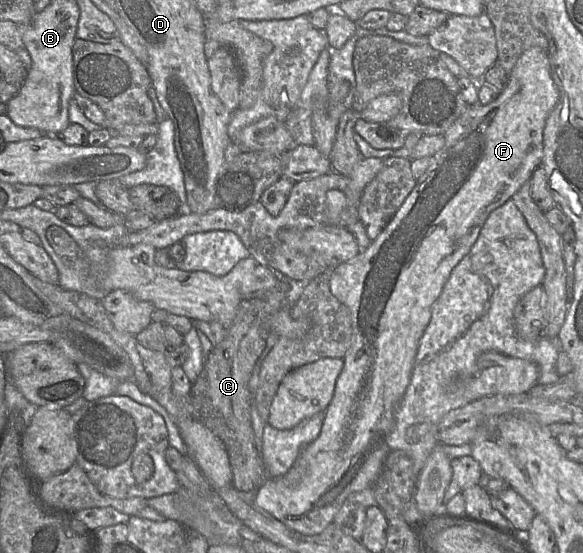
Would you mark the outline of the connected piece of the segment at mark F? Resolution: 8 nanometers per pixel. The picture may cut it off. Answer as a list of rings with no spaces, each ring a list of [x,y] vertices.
[[[532,47],[526,50],[517,60],[512,71],[508,74],[508,83],[499,96],[489,104],[471,104],[443,134],[445,144],[433,156],[433,162],[425,173],[417,180],[415,187],[405,199],[402,206],[388,222],[379,236],[370,246],[353,259],[346,261],[330,270],[330,289],[332,294],[344,304],[351,313],[352,341],[344,357],[344,366],[337,379],[334,396],[325,411],[325,419],[321,432],[316,440],[306,445],[289,471],[278,477],[268,478],[254,493],[254,504],[270,513],[289,528],[304,535],[317,535],[334,521],[335,515],[347,500],[348,496],[357,491],[371,487],[380,475],[385,459],[391,451],[387,445],[387,436],[395,426],[395,414],[410,383],[420,339],[430,321],[432,306],[442,293],[451,271],[460,260],[471,250],[480,230],[489,214],[511,199],[513,194],[527,181],[535,169],[541,165],[543,150],[543,131],[546,120],[556,106],[559,91],[550,73],[549,55],[547,50]]]

